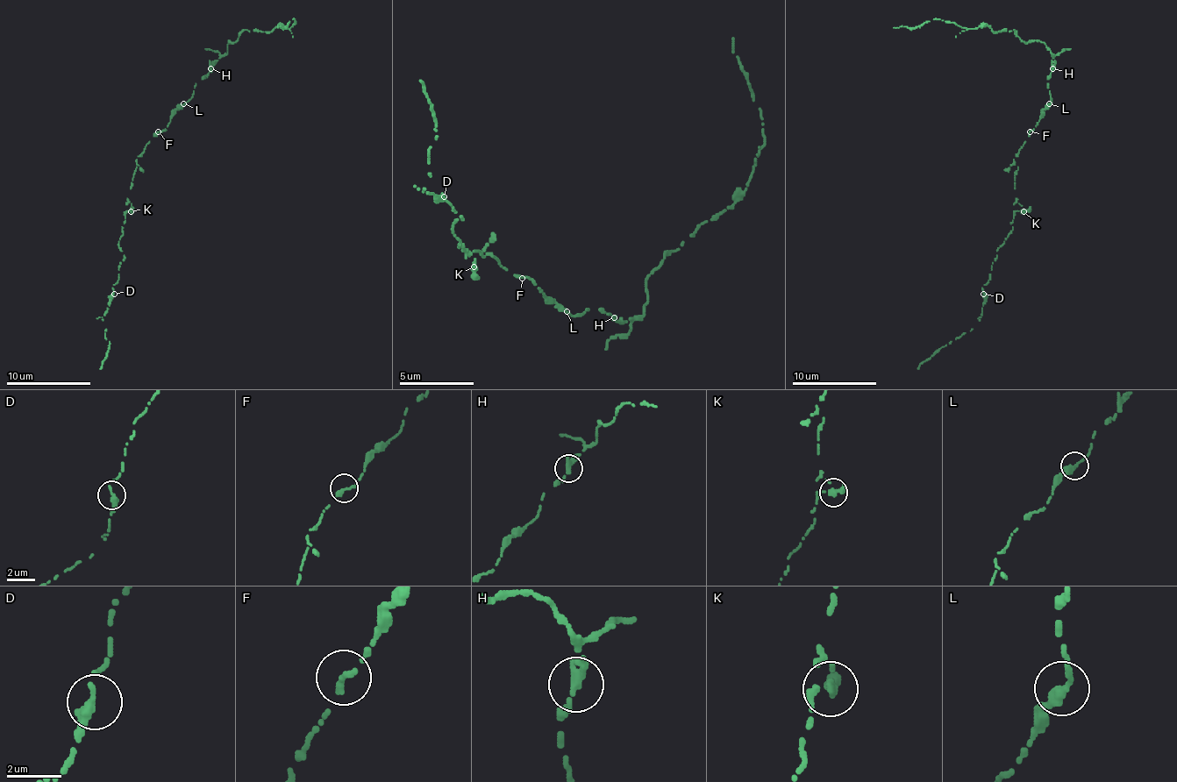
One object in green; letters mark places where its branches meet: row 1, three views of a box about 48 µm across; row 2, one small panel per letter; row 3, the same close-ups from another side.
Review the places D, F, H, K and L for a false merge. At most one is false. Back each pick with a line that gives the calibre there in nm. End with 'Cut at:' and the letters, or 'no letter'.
H: 320 nm
Cut at: H

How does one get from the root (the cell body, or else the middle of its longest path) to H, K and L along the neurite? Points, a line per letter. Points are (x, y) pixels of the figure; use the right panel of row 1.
H: (1030, 133), (1036, 127), (1040, 114), (1051, 103), (1046, 79), (1053, 68)
K: (1030, 133), (1013, 159), (1017, 167), (1015, 199), (1023, 211)
L: (1030, 133), (1049, 103)

